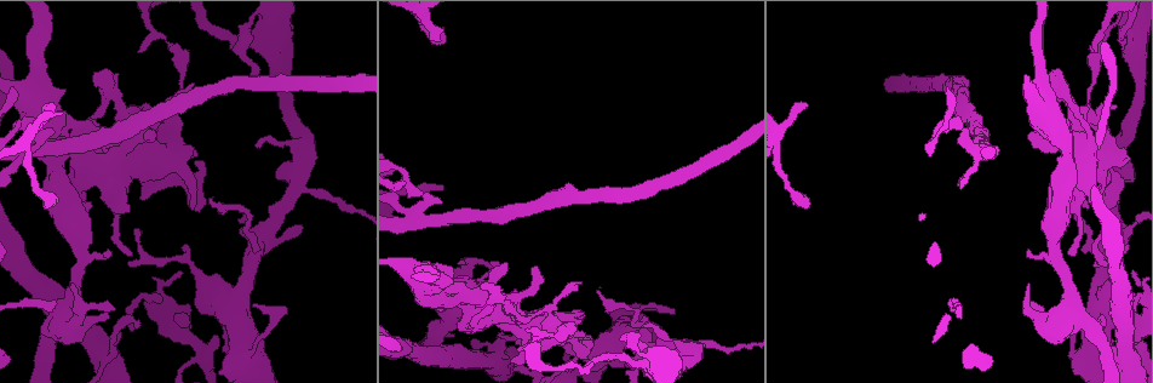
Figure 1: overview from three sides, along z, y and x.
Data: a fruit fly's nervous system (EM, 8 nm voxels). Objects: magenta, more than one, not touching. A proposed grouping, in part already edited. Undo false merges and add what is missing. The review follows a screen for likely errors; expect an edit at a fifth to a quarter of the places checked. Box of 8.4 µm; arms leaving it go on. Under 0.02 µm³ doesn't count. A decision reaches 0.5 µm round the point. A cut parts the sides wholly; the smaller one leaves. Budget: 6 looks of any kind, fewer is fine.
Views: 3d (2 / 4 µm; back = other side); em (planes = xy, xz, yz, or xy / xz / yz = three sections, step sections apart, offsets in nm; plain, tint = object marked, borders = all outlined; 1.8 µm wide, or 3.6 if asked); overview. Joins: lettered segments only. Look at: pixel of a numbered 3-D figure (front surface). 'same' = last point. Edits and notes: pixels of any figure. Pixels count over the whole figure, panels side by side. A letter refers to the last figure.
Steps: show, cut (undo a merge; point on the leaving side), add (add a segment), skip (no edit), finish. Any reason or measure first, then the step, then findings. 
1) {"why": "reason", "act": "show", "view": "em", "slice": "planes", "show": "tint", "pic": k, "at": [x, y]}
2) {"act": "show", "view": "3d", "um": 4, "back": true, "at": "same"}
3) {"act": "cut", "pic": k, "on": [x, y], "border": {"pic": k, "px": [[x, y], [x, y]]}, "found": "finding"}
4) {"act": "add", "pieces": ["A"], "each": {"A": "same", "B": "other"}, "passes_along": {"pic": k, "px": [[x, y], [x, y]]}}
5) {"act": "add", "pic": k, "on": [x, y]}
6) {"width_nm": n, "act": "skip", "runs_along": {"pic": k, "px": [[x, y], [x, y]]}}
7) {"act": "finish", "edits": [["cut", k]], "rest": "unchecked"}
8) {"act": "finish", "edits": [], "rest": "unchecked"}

{"why": "calibre changes", "act": "show", "view": "em", "slice": "planes", "show": "borders", "pic": 1, "at": [62, 156]}

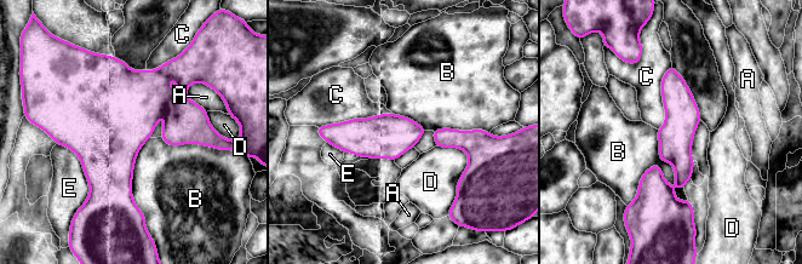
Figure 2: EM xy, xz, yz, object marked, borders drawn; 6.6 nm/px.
{"act": "skip", "each": {"A": "other", "B": "other", "C": "other", "D": "other", "E": "other"}, "found": "one neuron here"}

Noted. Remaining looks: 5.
{"why": "four-way junction", "act": "show", "view": "em", "slice": "planes", "show": "borders", "pic": 1, "at": [299, 170]}

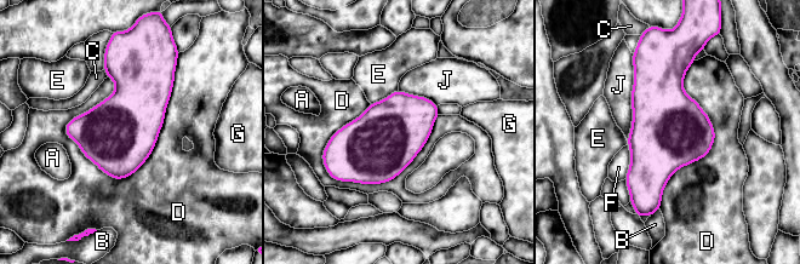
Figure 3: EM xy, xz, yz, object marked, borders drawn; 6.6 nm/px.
{"act": "skip", "each": {"A": "other", "B": "other", "C": "other", "D": "other", "E": "other", "F": "other", "G": "other", "J": "other"}, "found": "all the same neuron"}

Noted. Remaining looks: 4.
{"why": "sharp bend", "act": "show", "view": "3d", "um": 4, "back": true, "pic": 1, "at": [553, 323]}

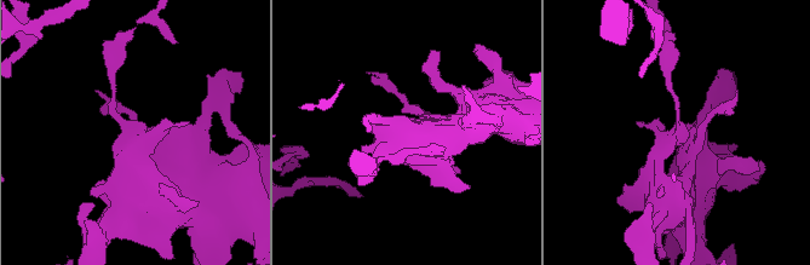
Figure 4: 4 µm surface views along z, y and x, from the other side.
{"act": "show", "view": "em", "um": 3.6, "slice": "xy", "step": 16, "show": "tint", "pic": 4, "at": [680, 131]}

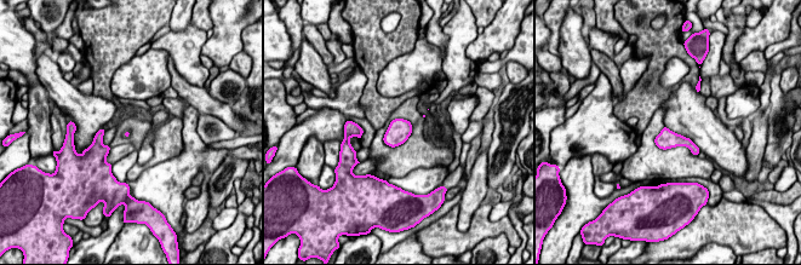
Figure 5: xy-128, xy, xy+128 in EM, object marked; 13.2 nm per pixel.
{"act": "show", "view": "em", "um": 3.6, "slice": "xz", "step": 8, "show": "borders", "at": "same"}

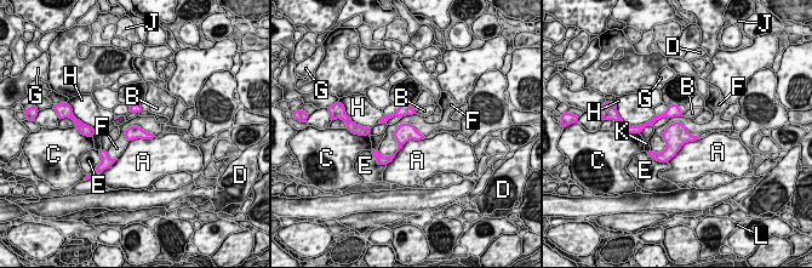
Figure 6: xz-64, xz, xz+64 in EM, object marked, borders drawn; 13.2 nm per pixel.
{"width_nm": 190, "act": "skip", "each": {"A": "other", "B": "other", "C": "other", "D": "other", "E": "other", "F": "other", "G": "other", "H": "other", "J": "other", "K": "other", "L": "other"}, "found": "all the same neuron"}

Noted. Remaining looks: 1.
{"act": "finish", "edits": [], "rest": "unchecked"}

